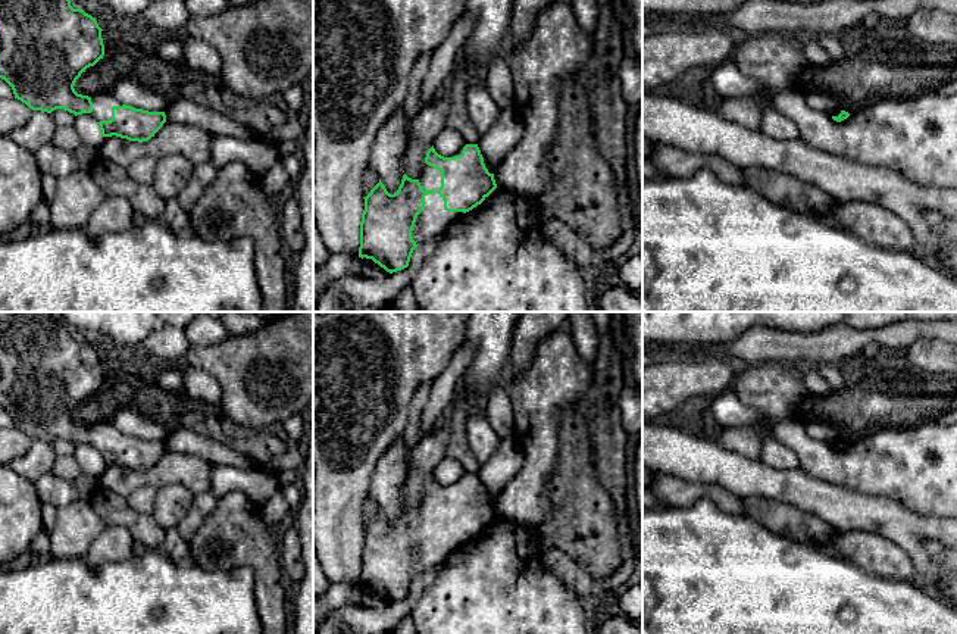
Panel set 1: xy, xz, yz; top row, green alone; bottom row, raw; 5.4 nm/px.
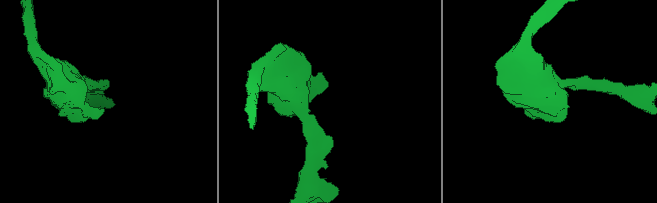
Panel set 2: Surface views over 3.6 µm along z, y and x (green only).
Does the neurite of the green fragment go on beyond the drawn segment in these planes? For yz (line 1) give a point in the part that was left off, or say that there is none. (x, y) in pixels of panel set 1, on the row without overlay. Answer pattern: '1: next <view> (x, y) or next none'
1: next none

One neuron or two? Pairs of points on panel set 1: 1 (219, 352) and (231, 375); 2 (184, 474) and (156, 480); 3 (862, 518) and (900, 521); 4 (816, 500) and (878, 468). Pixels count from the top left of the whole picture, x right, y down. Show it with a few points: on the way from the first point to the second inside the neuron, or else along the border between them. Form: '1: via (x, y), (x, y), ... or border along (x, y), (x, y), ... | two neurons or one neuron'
1: via (219, 358), (230, 369) | one neuron
2: via (177, 474), (163, 474) | one neuron
3: via (871, 518), (891, 519) | one neuron
4: border along (809, 474), (875, 496) | two neurons

